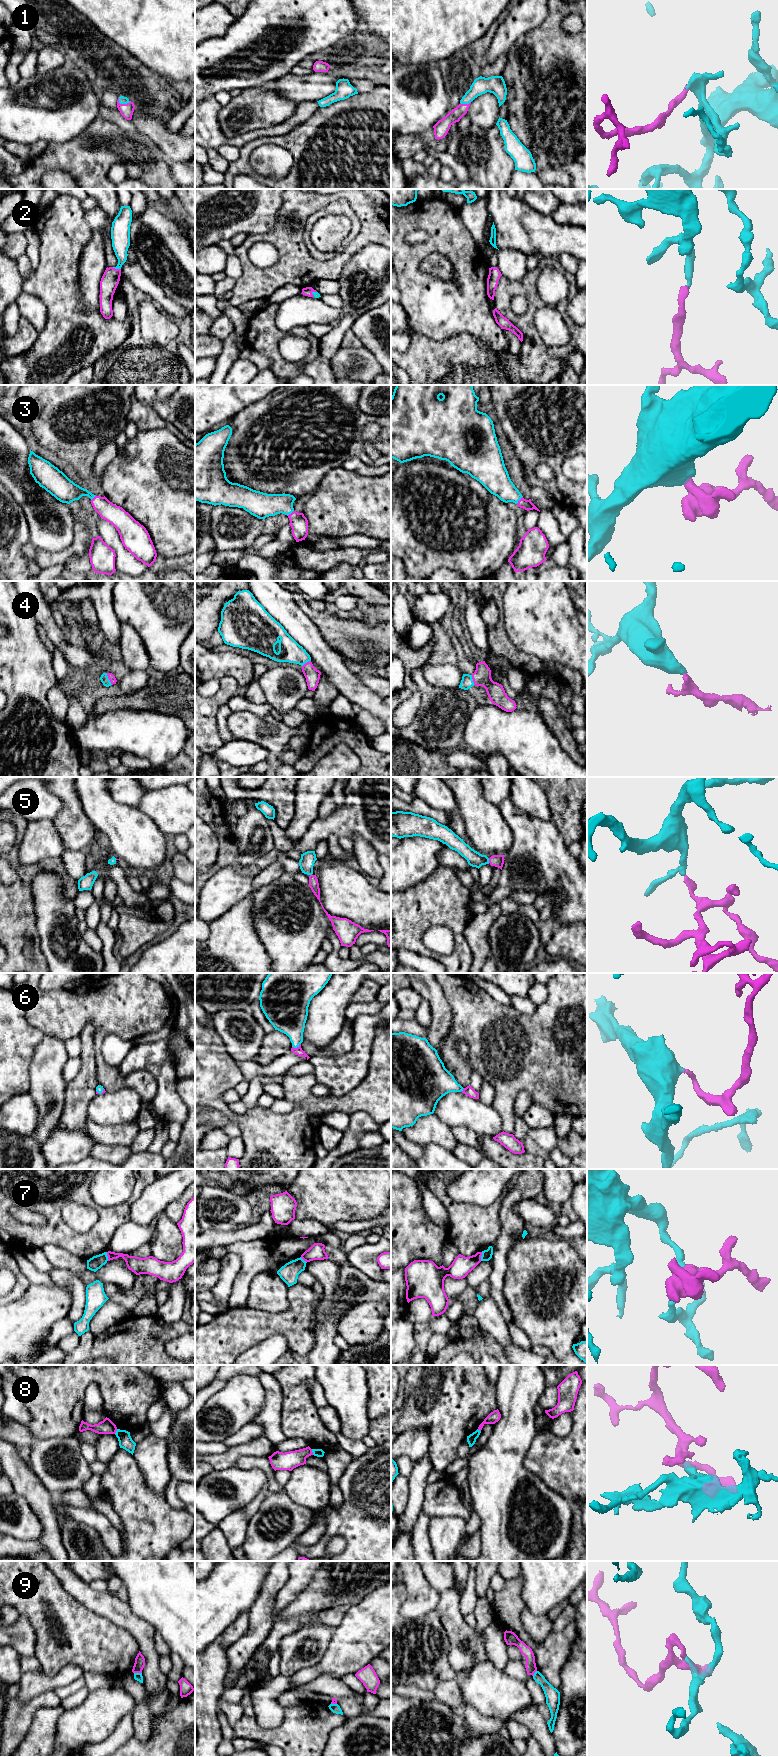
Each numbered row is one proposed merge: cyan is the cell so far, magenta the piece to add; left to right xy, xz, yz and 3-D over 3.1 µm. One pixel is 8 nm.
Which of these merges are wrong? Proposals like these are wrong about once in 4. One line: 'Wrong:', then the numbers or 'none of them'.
Wrong: 7, 8, 9

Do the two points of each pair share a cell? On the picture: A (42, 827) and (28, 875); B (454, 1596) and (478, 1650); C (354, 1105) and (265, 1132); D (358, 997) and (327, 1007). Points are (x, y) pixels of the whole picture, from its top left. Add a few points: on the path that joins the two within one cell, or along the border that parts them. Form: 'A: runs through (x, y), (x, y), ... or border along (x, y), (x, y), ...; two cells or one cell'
A: border along (18, 845), (18, 861), (21, 864), (42, 862); two cells
B: runs through (453, 1609), (453, 1622), (468, 1637); one cell
C: runs through (332, 1105), (311, 1105), (287, 1129); one cell
D: border along (362, 983), (350, 1001); two cells

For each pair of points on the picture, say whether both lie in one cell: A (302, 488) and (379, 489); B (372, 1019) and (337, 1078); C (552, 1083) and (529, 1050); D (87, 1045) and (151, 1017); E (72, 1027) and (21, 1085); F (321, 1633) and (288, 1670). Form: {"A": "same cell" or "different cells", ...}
{"A": "different cells", "B": "same cell", "C": "same cell", "D": "different cells", "E": "different cells", "F": "same cell"}

